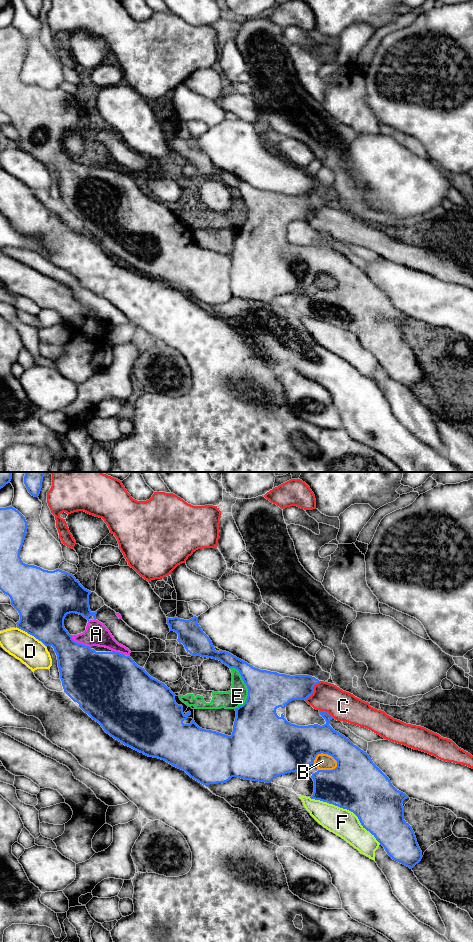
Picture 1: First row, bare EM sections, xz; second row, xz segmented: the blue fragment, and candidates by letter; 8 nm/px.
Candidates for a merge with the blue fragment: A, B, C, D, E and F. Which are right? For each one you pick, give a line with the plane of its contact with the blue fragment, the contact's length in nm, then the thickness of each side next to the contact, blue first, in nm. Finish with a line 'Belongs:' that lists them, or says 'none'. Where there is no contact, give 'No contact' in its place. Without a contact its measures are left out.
Belongs: none

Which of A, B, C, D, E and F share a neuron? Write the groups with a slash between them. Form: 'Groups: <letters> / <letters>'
Groups: A B E / C / D / F

